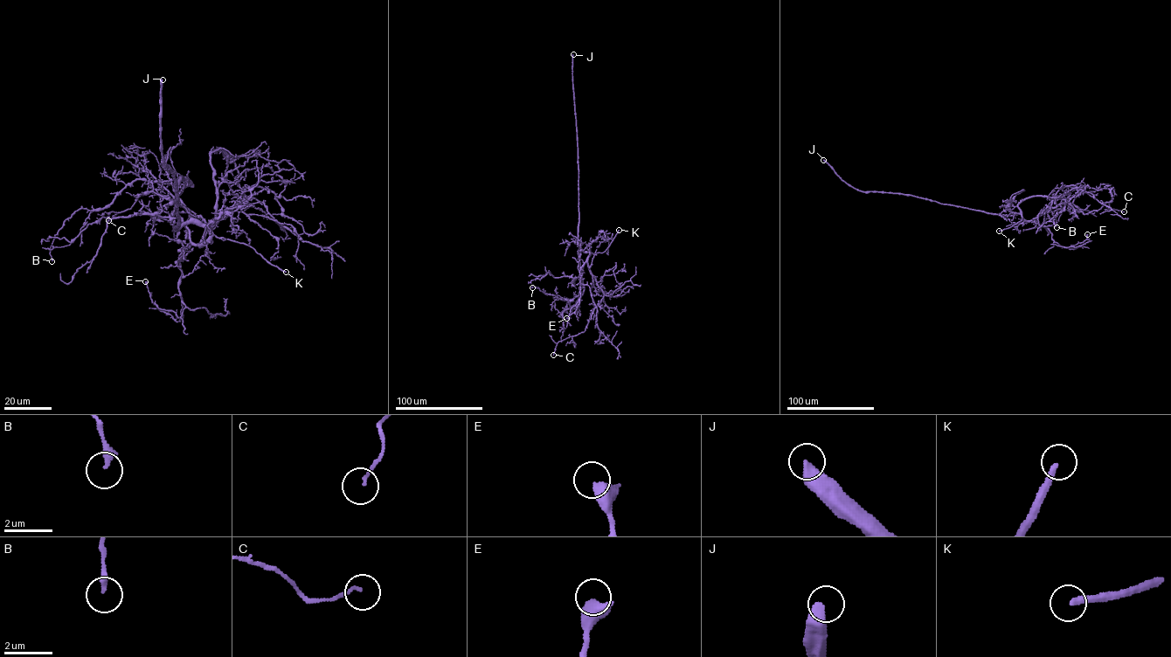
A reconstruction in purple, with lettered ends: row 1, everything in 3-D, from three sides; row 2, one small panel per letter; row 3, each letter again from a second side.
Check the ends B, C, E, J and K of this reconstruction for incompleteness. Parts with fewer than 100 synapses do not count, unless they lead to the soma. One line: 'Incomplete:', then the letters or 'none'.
Incomplete: J, K

